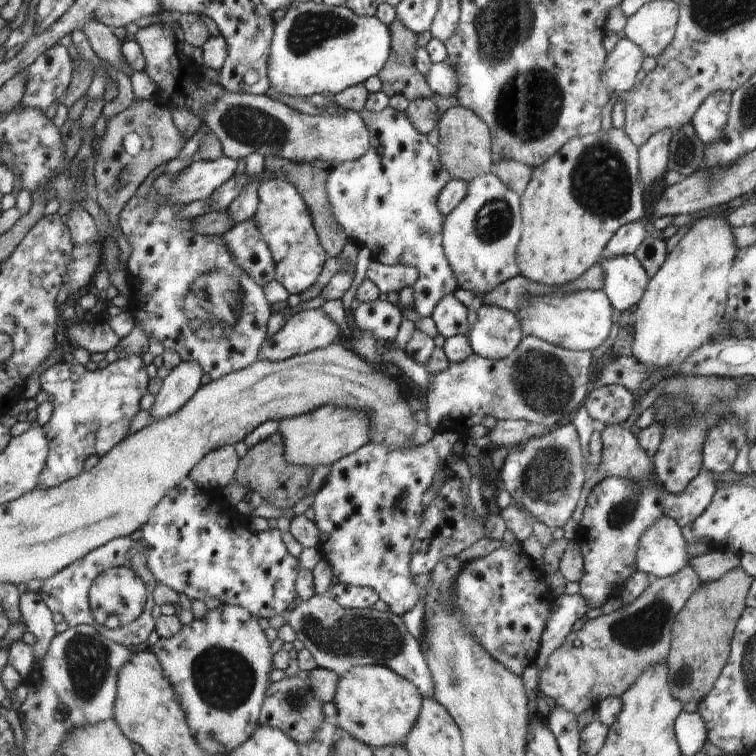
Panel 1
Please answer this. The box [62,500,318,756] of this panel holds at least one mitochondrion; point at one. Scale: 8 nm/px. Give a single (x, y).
(224, 678)

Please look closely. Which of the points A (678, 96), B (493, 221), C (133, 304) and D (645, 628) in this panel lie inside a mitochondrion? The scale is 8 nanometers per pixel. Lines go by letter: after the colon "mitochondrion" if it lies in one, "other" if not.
A: other
B: mitochondrion
C: other
D: mitochondrion

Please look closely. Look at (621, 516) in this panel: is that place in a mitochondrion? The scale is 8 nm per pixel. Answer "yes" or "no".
yes

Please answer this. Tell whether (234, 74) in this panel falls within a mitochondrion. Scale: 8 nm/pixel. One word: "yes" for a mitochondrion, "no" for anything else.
no

